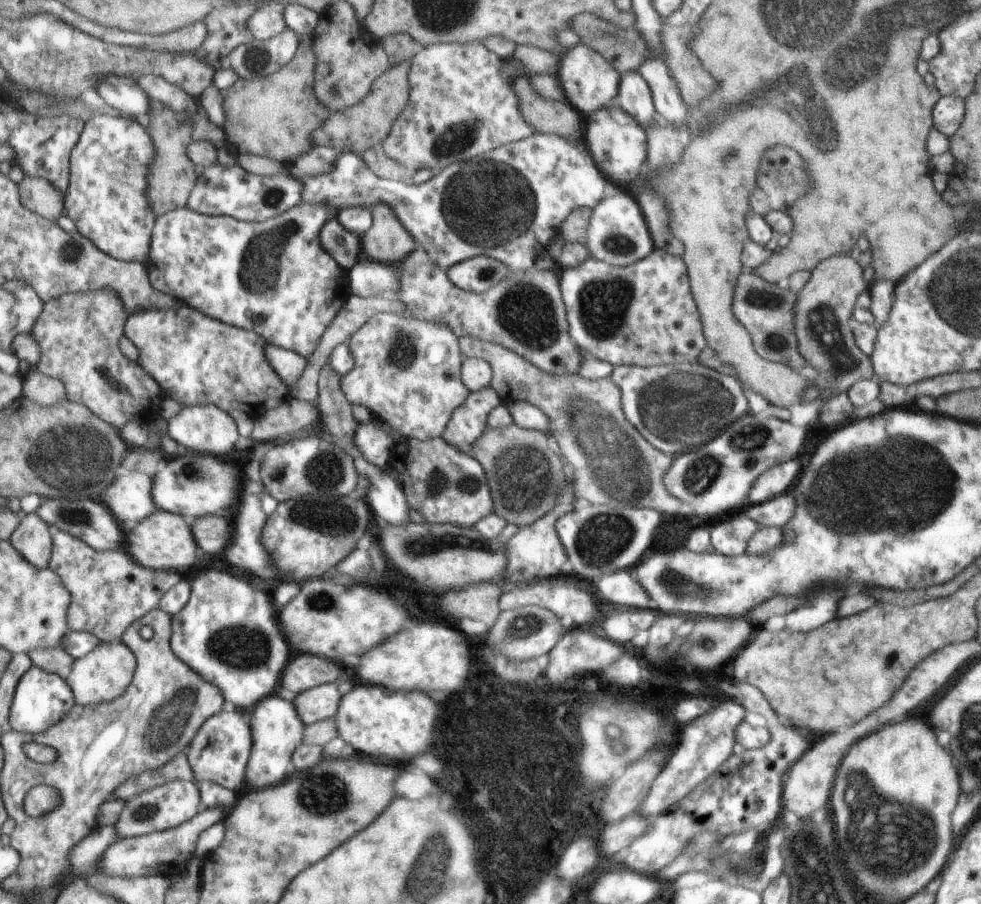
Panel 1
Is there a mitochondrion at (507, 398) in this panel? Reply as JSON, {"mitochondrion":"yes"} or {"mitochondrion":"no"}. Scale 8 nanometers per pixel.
{"mitochondrion":"no"}

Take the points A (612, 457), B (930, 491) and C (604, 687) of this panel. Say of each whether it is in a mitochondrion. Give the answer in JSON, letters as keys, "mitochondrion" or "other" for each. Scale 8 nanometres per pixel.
{"A":"mitochondrion","B":"mitochondrion","C":"other"}

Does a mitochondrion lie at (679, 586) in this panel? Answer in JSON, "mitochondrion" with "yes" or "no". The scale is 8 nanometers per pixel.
{"mitochondrion":"yes"}

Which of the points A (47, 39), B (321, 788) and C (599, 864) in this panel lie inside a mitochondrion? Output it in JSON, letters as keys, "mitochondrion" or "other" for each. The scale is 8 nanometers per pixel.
{"A":"mitochondrion","B":"mitochondrion","C":"other"}

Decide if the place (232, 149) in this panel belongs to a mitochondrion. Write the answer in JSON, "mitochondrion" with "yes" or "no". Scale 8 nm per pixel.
{"mitochondrion":"no"}

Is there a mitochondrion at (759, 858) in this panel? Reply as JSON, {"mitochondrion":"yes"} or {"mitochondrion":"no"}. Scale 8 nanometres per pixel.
{"mitochondrion":"no"}

